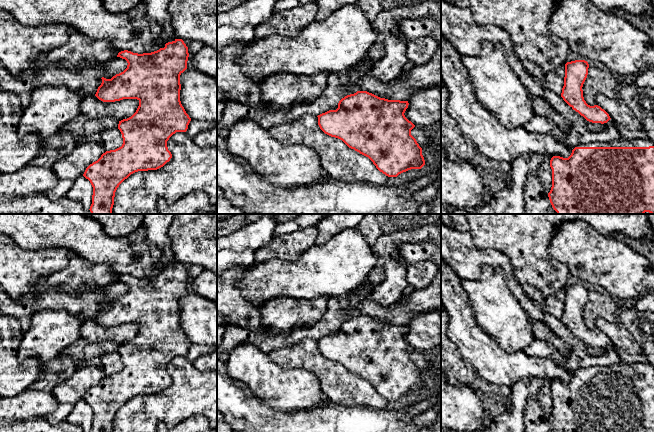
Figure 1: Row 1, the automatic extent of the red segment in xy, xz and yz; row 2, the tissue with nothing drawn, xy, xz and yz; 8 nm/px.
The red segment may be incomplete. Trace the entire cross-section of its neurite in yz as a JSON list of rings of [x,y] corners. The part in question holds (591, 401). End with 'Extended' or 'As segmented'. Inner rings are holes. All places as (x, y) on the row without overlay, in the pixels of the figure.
[[[619,362],[610,366],[579,367],[568,382],[553,380],[550,384],[550,391],[552,411],[548,421],[553,432],[654,432],[654,367],[650,363]]]. Extended

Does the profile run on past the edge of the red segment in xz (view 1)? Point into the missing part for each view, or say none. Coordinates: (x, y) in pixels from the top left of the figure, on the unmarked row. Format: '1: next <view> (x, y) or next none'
1: next none

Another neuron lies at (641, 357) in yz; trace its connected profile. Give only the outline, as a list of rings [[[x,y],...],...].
[[[613,344],[608,345],[609,348],[613,348],[617,351],[619,356],[621,357],[621,362],[625,364],[633,364],[633,363],[649,363],[648,358],[646,355],[641,352],[639,354],[629,354],[628,352],[624,350],[620,350],[616,348]]]

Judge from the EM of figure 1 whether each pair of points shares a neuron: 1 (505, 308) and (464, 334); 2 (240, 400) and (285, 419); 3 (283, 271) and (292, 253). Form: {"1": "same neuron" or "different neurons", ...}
{"1": "different neurons", "2": "same neuron", "3": "different neurons"}

